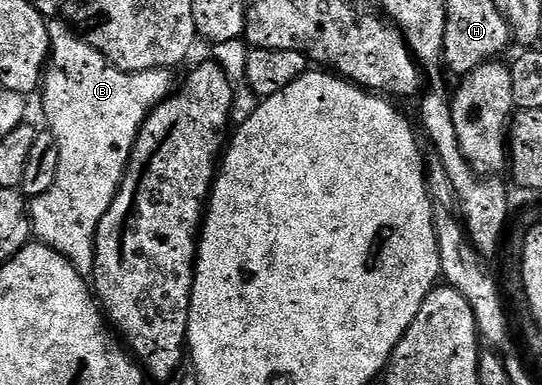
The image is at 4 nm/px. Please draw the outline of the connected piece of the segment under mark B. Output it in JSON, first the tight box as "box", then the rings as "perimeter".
{"box":[28,22,171,276],"perimeter":[[[62,22],[49,23],[50,56],[44,70],[44,81],[40,86],[42,106],[46,109],[45,125],[52,132],[52,136],[56,136],[59,167],[56,169],[56,180],[52,188],[29,199],[28,213],[33,237],[60,252],[86,276],[94,269],[94,237],[100,220],[104,212],[108,212],[118,191],[118,185],[126,175],[126,165],[130,162],[130,153],[142,122],[171,89],[171,71],[165,69],[128,72],[116,68],[99,50],[89,46],[85,38],[67,26]]]}

